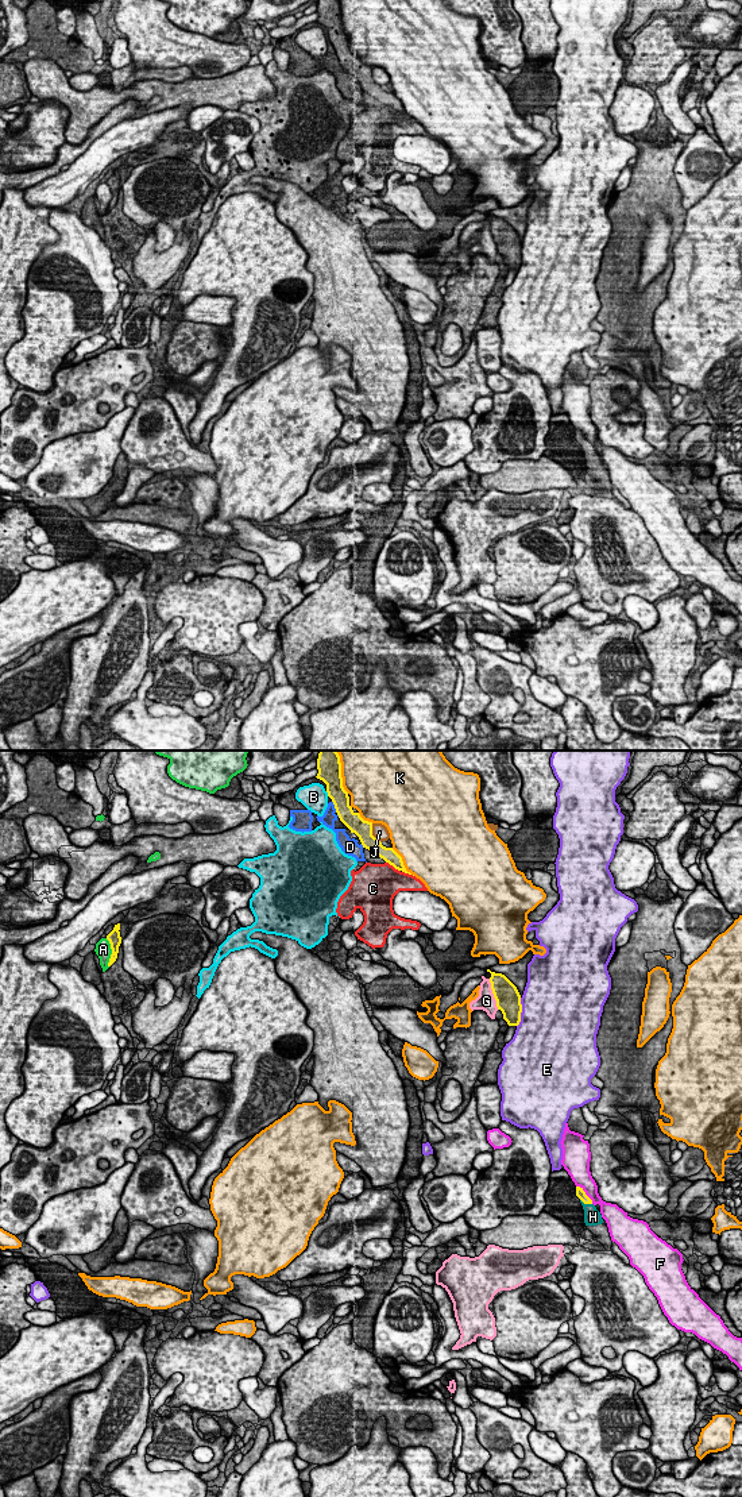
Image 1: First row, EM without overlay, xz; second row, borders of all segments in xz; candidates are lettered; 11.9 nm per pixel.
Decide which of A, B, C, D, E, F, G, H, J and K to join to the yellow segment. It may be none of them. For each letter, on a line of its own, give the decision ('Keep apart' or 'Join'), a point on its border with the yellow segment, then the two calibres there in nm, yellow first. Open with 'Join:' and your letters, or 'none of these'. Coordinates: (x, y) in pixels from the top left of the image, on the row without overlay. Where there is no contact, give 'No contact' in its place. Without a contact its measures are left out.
Join: H
A: Keep apart. Touches yellow at xz (112, 197). Thickness 160 nm (yellow) against 190 nm
B: Keep apart. Touches yellow at xz (328, 38). Thickness 260 nm (yellow) against 320 nm
C: Keep apart. Touches yellow at xz (393, 110). Thickness 180 nm (yellow) against 440 nm
D: Keep apart. Touches yellow at xz (335, 50). Thickness 200 nm (yellow) against 160 nm
E: Keep apart. Touches yellow at xz (521, 255). Thickness 300 nm (yellow) against 500 nm
F: Keep apart. Touches yellow at xz (584, 438). Thickness 120 nm (yellow) against 240 nm
G: Keep apart. Touches yellow at xz (493, 236). Thickness 300 nm (yellow) against 220 nm
H: Join. Touches yellow at xz (586, 447). Thickness 120 nm (yellow) against 200 nm
J: Keep apart. Touches yellow at xz (371, 77). Thickness 220 nm (yellow) against 180 nm
K: Keep apart. Touches yellow at xz (340, 19). Thickness 280 nm (yellow) against 460 nm

